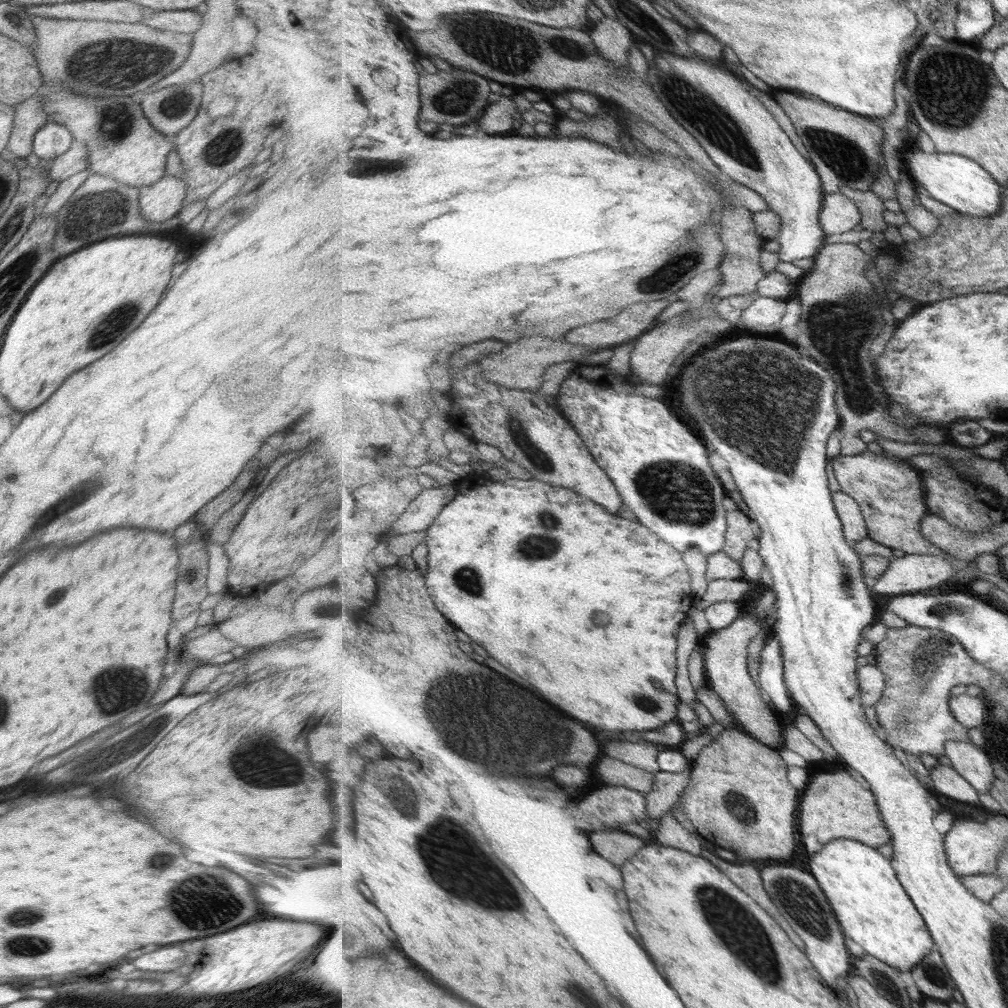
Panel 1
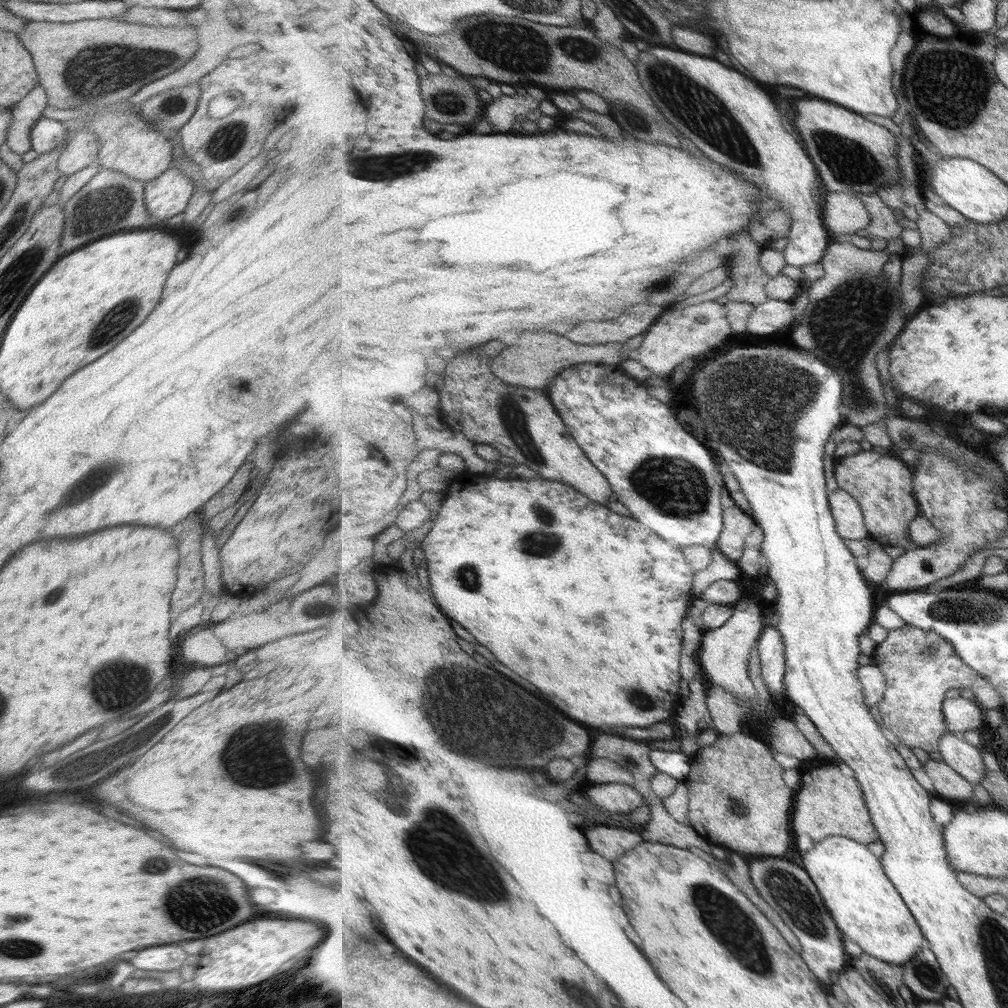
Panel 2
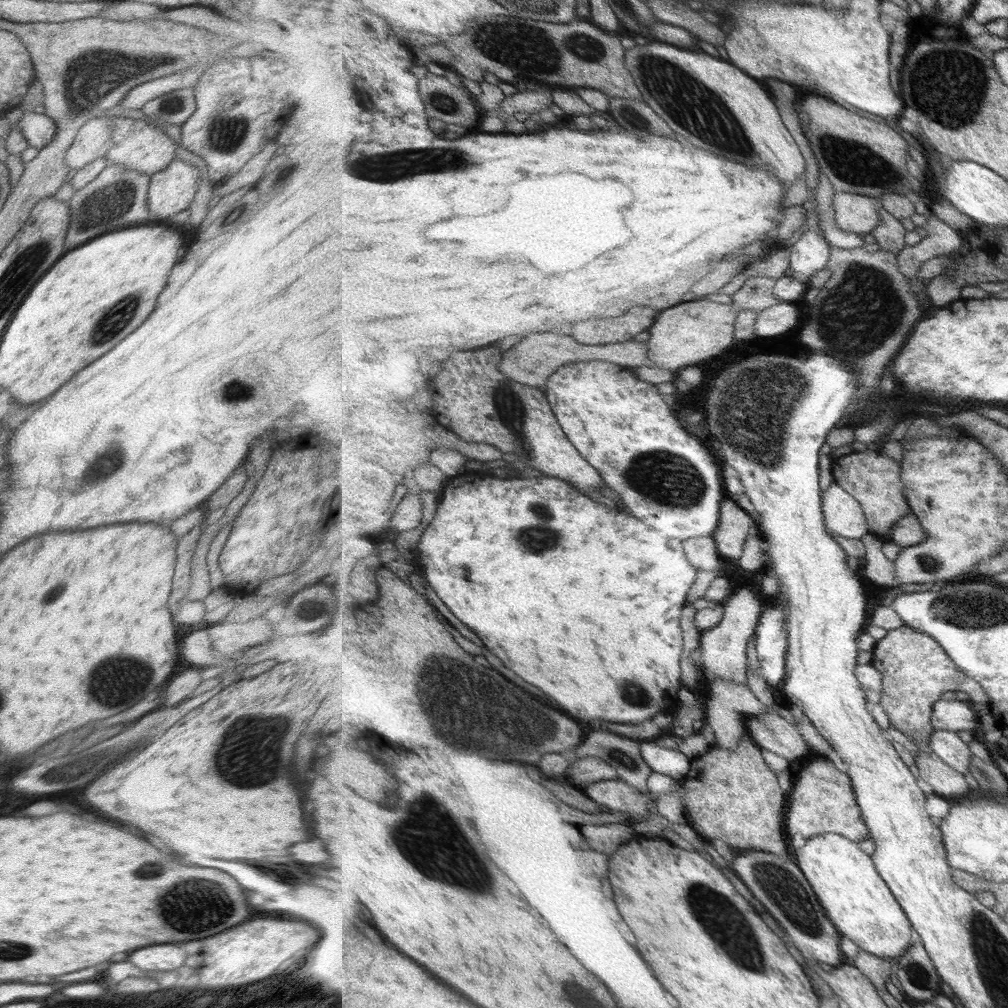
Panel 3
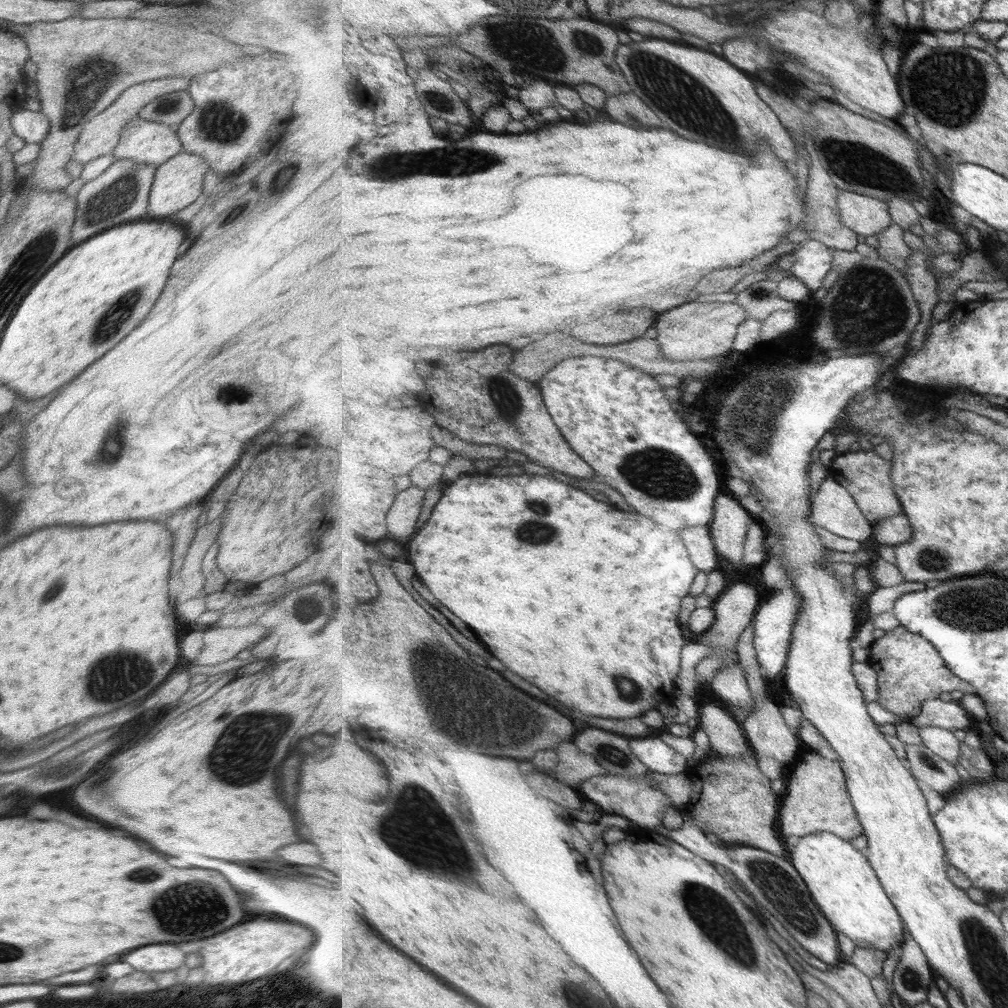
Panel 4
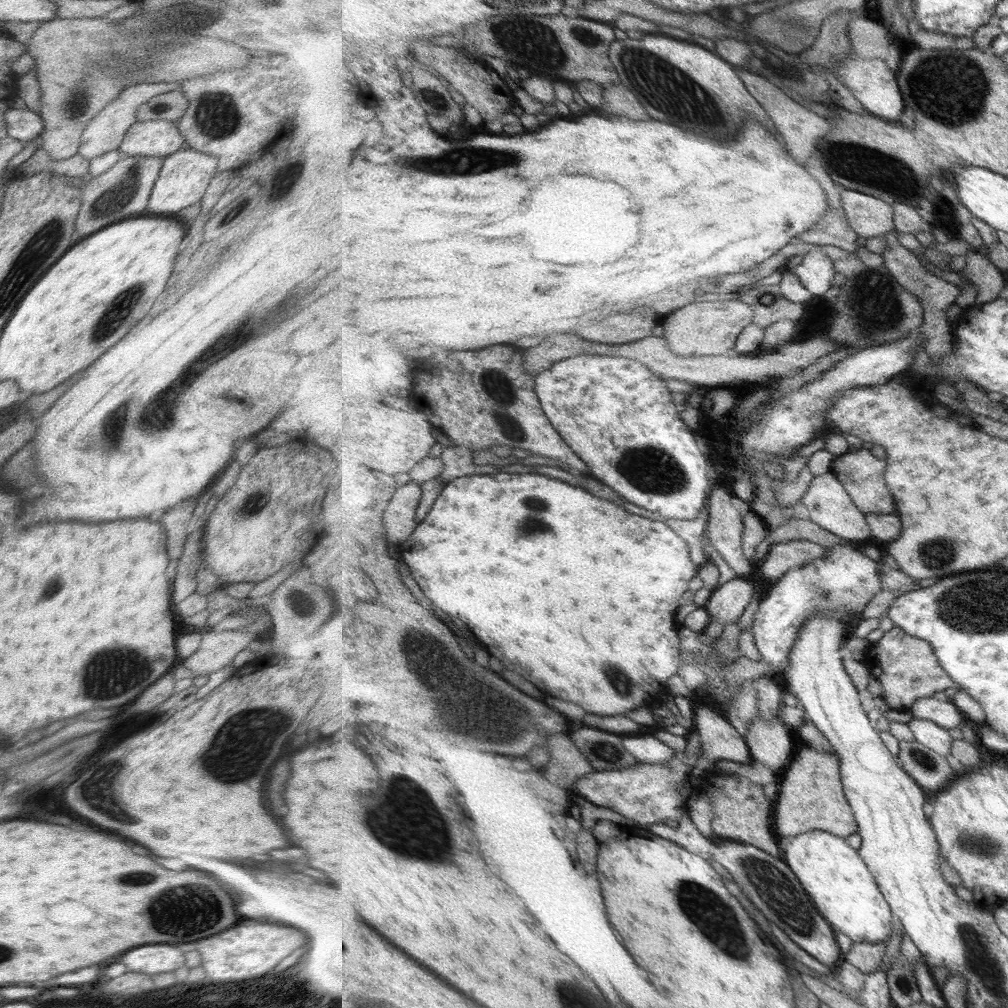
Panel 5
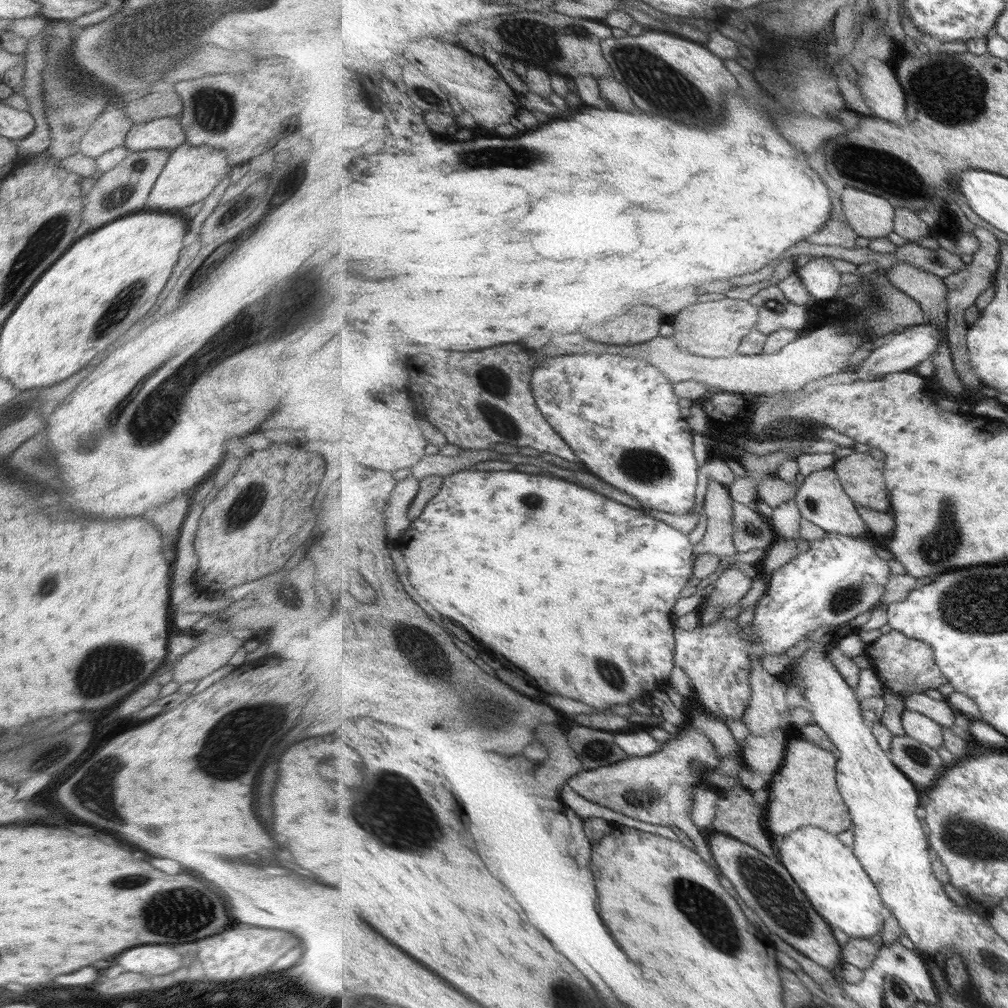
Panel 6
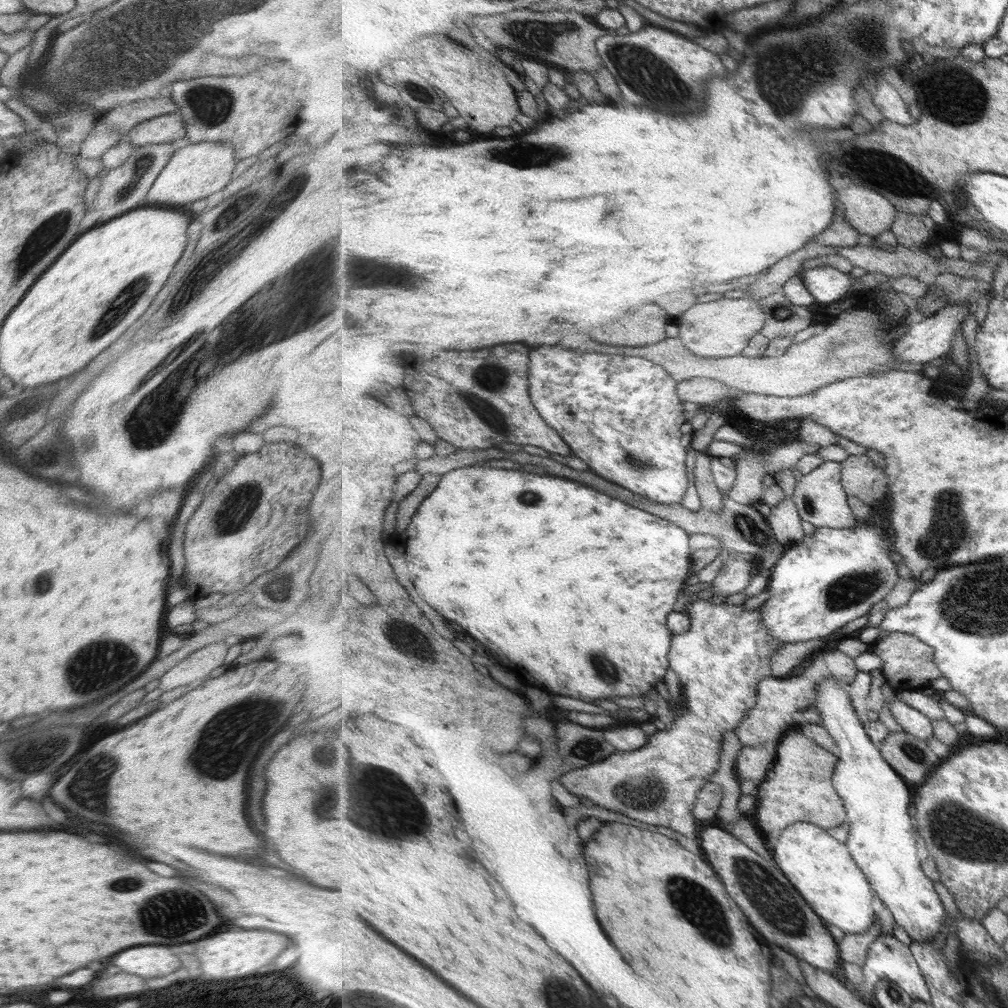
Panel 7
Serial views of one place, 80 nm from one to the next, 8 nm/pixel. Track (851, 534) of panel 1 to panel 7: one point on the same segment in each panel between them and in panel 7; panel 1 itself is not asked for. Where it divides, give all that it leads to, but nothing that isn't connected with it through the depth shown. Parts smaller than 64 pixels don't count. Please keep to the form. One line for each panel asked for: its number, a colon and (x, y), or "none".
2: (847, 511)
3: (843, 514)
4: (833, 507)
5: (829, 504)
6: (822, 499)
7: (820, 497)

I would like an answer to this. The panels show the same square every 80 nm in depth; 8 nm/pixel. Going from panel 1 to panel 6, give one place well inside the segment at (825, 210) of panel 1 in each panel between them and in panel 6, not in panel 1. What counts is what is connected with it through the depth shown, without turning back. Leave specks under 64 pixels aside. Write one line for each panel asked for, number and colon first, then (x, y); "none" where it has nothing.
2: (843, 213)
3: (856, 213)
4: (868, 217)
5: (870, 217)
6: (871, 217)

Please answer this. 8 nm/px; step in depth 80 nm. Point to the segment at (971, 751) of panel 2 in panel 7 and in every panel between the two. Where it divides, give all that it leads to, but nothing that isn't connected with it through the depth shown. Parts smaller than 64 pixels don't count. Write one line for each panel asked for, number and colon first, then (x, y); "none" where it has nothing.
3: (952, 750)
4: (941, 741)
5: (926, 732)
6: (924, 729)
7: (917, 724)

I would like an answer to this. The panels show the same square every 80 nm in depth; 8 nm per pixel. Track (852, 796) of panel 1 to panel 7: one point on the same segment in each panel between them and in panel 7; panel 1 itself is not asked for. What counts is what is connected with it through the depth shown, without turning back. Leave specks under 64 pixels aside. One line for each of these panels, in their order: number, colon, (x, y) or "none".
2: (828, 803)
3: (822, 800)
4: (817, 799)
5: (811, 797)
6: (805, 792)
7: (800, 787)

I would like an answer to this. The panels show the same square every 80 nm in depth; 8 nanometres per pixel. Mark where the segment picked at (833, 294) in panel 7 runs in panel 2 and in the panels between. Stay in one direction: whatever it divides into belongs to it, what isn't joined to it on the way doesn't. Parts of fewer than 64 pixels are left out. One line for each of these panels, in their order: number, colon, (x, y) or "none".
2: (728, 116)
3: (811, 253)
4: (814, 259)
5: (817, 271)
6: (820, 276)

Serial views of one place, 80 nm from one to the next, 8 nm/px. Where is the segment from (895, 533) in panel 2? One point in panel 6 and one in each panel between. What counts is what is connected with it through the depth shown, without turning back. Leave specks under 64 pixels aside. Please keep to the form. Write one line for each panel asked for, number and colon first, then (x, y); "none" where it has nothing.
3: (874, 479)
4: (867, 476)
5: (863, 474)
6: (863, 477)

